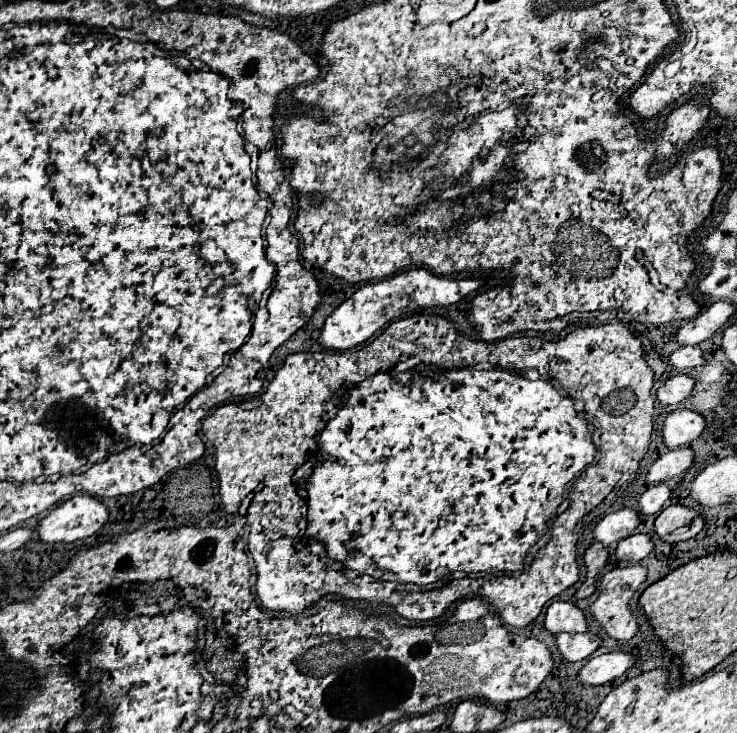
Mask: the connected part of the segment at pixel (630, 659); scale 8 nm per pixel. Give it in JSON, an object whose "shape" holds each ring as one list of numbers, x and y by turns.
{"shape":[[609,652,601,656,593,656,581,670,579,670,579,680,583,684,599,686,613,682,621,674,625,674,631,666,637,664,637,656,629,652]]}

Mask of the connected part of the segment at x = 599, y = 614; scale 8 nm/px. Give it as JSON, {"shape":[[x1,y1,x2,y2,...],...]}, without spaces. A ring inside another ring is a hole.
{"shape":[[635,564,635,566,627,566,627,568,613,568,611,572,607,572,601,582,599,582,599,588,601,588,601,594,599,598,593,602,591,606,591,612,593,612,593,618,603,626,605,634,609,634,611,638,615,640,631,640,637,632,639,632,639,622,637,618,633,616,631,608,629,608,629,600,631,596,635,594,635,590,647,580,647,568]]}

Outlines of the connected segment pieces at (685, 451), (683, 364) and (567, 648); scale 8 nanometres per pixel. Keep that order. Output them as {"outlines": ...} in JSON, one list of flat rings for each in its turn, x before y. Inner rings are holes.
{"outlines":[[[689,446,669,450,667,454,659,456,659,460,655,460,655,464,651,466,651,470,647,474,647,482,653,486,653,484,665,482,673,476,679,476,693,466,693,460,695,460,695,452]],[[681,346,679,350,675,350,669,356,669,364,679,368,679,370,687,370,687,368,697,368,705,364,703,358,703,350,699,346]],[[593,632,557,634,557,648,563,654,563,658,569,662,579,662,589,658,601,646,601,642,603,642,601,636]]]}

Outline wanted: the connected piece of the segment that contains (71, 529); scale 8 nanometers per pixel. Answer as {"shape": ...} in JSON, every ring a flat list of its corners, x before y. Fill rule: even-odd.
{"shape":[[75,494,41,520,39,536,43,542,75,542,97,534,107,520,109,510,103,502,89,494]]}

